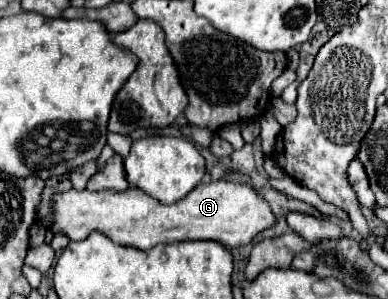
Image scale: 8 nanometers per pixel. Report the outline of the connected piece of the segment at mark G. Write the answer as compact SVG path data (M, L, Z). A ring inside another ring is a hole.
M215 181L215 183L199 183L187 197L179 203L163 205L155 203L149 195L143 195L139 189L127 191L67 191L55 197L55 223L53 233L63 231L71 241L79 241L87 237L91 231L99 229L115 243L131 245L139 249L151 249L159 243L175 243L175 241L195 241L195 239L211 239L219 241L225 247L243 247L253 241L255 235L275 225L275 215L271 215L271 207L267 207L261 195L255 195L251 187L235 181Z

